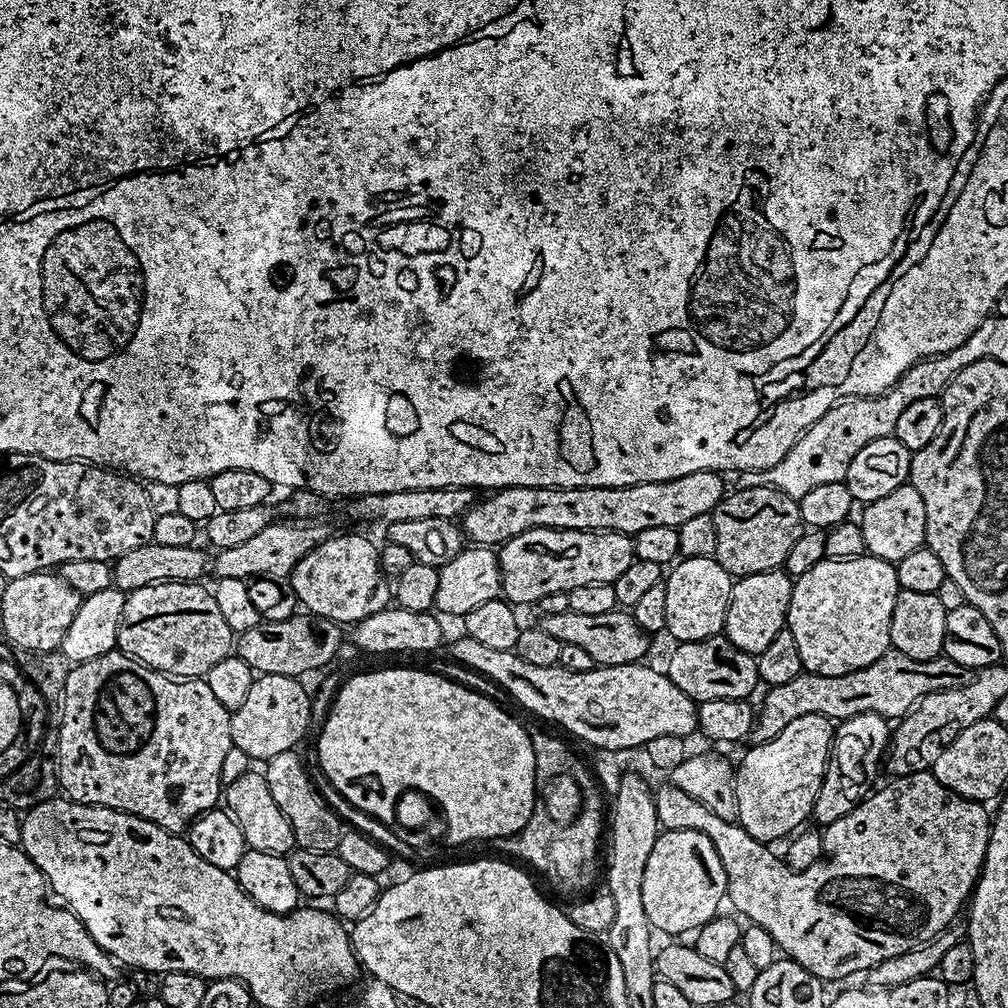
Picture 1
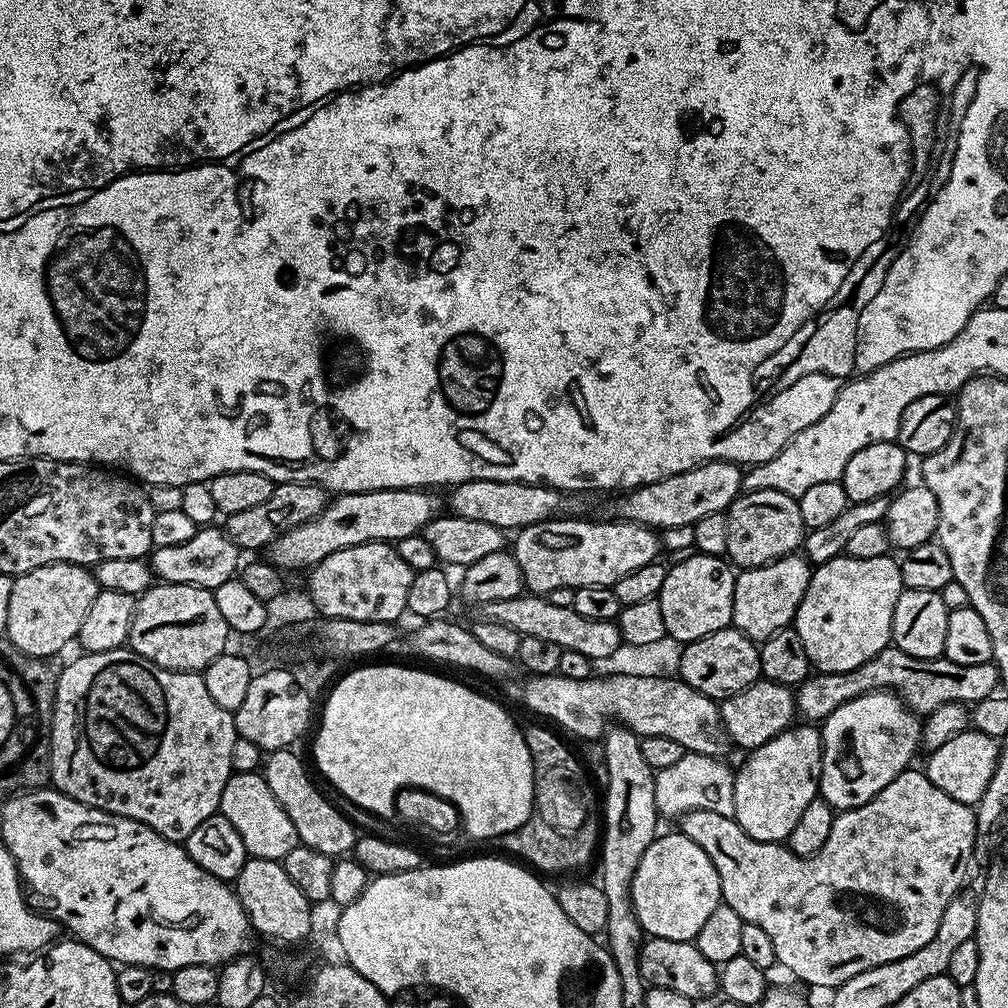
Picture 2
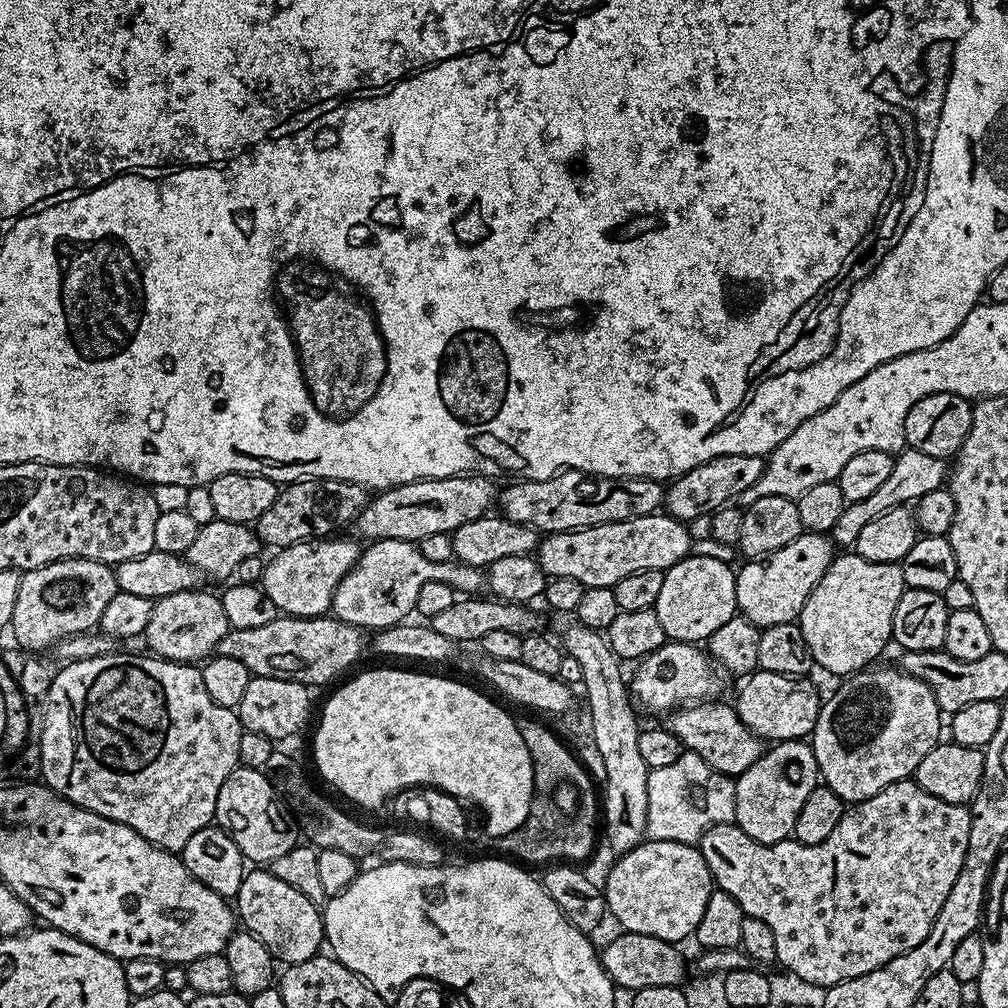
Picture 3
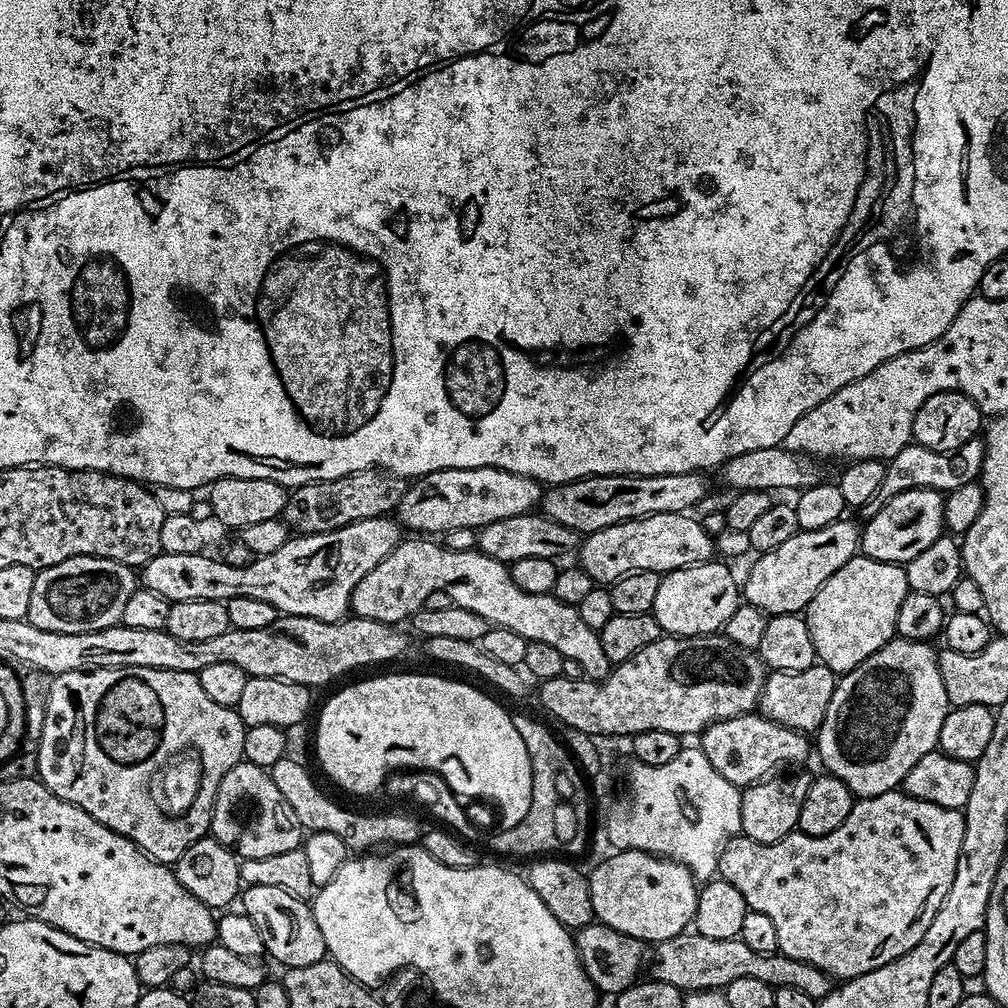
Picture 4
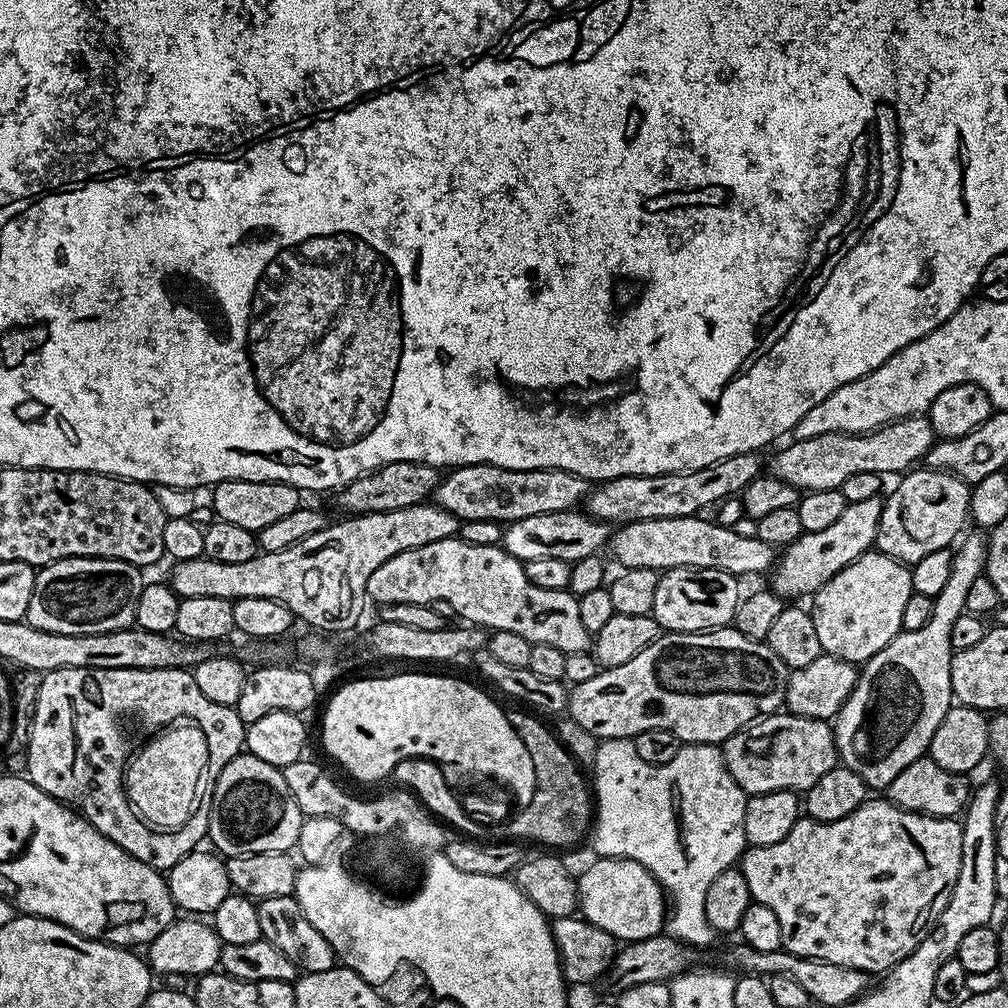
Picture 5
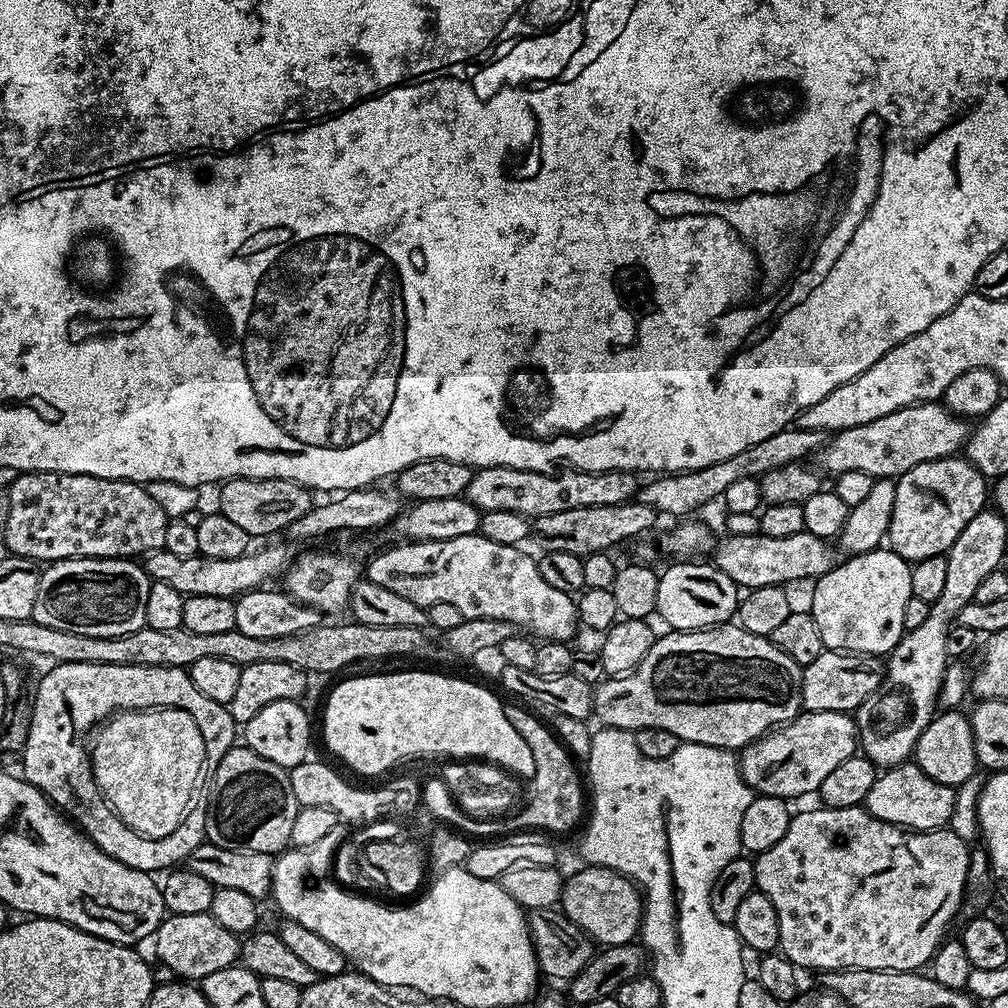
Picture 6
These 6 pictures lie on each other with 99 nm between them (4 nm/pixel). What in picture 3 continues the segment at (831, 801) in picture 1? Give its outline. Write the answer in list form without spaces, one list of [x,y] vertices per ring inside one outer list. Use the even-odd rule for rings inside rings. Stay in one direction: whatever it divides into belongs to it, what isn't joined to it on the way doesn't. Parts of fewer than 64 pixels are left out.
[[[876,667],[853,672],[829,700],[827,697],[821,703],[818,722],[810,737],[814,758],[820,767],[820,780],[849,805],[874,798],[874,794],[886,790],[886,786],[909,779],[915,773],[918,762],[922,762],[922,758],[926,758],[926,754],[930,754],[930,750],[934,750],[934,746],[942,740],[942,713],[930,686],[899,667]]]

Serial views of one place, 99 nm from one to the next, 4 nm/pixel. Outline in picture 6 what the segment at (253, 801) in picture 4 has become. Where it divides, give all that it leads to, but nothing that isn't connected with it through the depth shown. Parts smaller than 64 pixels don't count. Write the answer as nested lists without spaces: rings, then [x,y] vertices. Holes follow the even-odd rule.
[[[233,746],[214,766],[216,772],[212,776],[212,797],[208,800],[208,816],[203,817],[204,835],[207,843],[214,846],[226,846],[226,850],[258,850],[279,854],[289,847],[290,830],[294,826],[294,818],[301,808],[294,798],[294,790],[290,786],[288,769],[262,758],[262,754],[254,754],[247,746]]]

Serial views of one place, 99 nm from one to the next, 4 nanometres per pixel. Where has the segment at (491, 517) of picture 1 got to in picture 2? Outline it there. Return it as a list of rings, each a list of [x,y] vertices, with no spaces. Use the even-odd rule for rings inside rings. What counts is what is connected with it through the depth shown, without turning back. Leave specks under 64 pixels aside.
[[[707,460],[682,474],[662,478],[653,484],[642,484],[627,494],[620,494],[624,496],[613,502],[611,515],[617,520],[627,520],[629,524],[644,524],[653,530],[696,524],[698,518],[706,518],[706,514],[727,513],[729,506],[741,495],[740,483],[743,477],[741,465],[730,460]]]

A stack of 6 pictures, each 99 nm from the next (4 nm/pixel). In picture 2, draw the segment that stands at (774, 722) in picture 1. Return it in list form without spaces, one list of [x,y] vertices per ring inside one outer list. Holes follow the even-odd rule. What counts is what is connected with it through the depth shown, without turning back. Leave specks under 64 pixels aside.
[[[889,646],[884,648],[870,662],[862,662],[854,670],[845,672],[821,672],[813,675],[804,681],[795,689],[796,693],[796,711],[805,721],[823,722],[838,706],[850,702],[867,692],[883,692],[885,690],[896,693],[917,716],[927,718],[932,712],[940,706],[946,706],[947,703],[958,703],[965,706],[971,706],[978,700],[985,700],[986,697],[993,695],[1000,688],[1000,675],[996,665],[989,662],[979,664],[978,666],[962,666],[958,662],[950,662],[943,658],[938,660],[927,660],[926,658],[914,658],[906,654],[901,648]]]

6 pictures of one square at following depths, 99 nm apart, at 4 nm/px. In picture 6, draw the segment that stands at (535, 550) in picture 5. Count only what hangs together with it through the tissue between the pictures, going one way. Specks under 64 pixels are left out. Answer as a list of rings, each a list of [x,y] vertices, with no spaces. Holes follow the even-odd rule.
[[[633,498],[626,504],[614,506],[590,506],[578,510],[562,510],[562,514],[546,514],[535,517],[530,532],[541,544],[544,552],[557,552],[566,550],[566,554],[574,554],[581,558],[589,558],[595,552],[604,552],[623,540],[635,541],[643,537],[658,520],[658,513],[650,506],[640,503],[639,499]]]

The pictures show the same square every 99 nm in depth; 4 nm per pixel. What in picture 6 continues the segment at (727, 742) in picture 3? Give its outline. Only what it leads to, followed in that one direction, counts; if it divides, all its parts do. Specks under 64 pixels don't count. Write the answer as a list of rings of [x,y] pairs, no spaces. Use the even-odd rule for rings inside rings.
[[[822,710],[801,711],[793,720],[780,725],[739,749],[740,773],[752,787],[753,793],[777,796],[789,802],[795,796],[819,793],[822,781],[846,758],[857,755],[858,733],[856,721],[847,712]]]

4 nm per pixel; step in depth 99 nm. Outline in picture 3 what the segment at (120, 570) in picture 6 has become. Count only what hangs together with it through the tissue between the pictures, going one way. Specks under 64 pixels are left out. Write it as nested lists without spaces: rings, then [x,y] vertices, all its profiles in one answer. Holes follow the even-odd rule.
[[[59,560],[41,568],[23,573],[18,586],[18,598],[14,602],[14,614],[10,632],[16,635],[15,643],[24,650],[51,649],[60,640],[76,636],[79,632],[91,632],[99,625],[106,606],[117,591],[115,571],[107,564],[93,560]]]

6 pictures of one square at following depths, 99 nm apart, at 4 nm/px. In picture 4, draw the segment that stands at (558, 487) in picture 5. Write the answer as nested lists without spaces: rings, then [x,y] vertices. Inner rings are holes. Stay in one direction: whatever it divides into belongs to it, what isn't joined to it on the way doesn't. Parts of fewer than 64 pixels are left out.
[[[447,468],[413,479],[394,513],[401,529],[412,534],[443,534],[463,528],[482,529],[490,522],[533,511],[541,503],[539,480],[501,468]]]

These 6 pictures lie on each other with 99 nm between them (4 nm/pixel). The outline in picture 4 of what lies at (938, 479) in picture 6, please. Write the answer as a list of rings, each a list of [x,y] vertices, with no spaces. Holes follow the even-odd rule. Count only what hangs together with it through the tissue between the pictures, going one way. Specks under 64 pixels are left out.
[[[915,488],[890,498],[890,502],[886,502],[882,510],[863,525],[859,551],[878,562],[908,565],[922,554],[922,550],[926,550],[926,546],[945,535],[944,497],[945,493],[930,488]]]

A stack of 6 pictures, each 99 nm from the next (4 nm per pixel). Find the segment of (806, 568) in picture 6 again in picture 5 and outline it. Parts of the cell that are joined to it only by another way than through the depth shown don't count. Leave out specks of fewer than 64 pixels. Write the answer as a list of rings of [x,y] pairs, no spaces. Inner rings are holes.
[[[694,515],[669,520],[635,520],[611,533],[610,549],[624,568],[713,568],[745,578],[767,573],[773,567],[774,549],[754,534],[743,536],[740,530],[722,526],[715,519],[700,519],[704,518]]]

